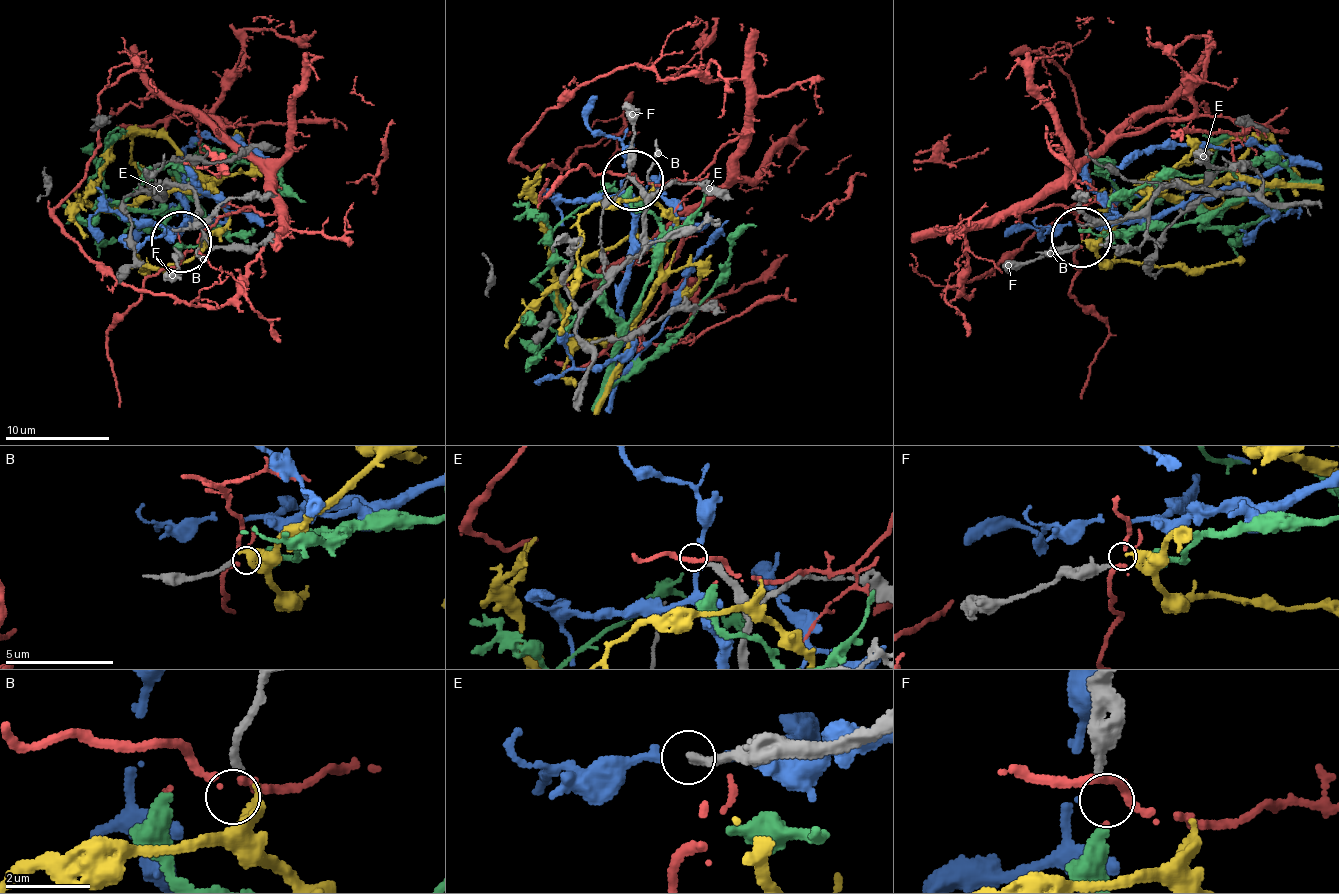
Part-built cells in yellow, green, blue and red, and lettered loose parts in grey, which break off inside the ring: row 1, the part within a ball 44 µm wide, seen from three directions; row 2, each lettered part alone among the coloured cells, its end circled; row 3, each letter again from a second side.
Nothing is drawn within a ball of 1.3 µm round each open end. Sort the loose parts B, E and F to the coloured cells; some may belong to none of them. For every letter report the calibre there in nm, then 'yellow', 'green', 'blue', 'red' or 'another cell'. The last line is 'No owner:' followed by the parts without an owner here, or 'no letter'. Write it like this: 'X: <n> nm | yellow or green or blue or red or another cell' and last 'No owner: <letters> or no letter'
B: 180 nm | yellow
E: 240 nm | another cell
F: 260 nm | another cell
No owner: E, F

